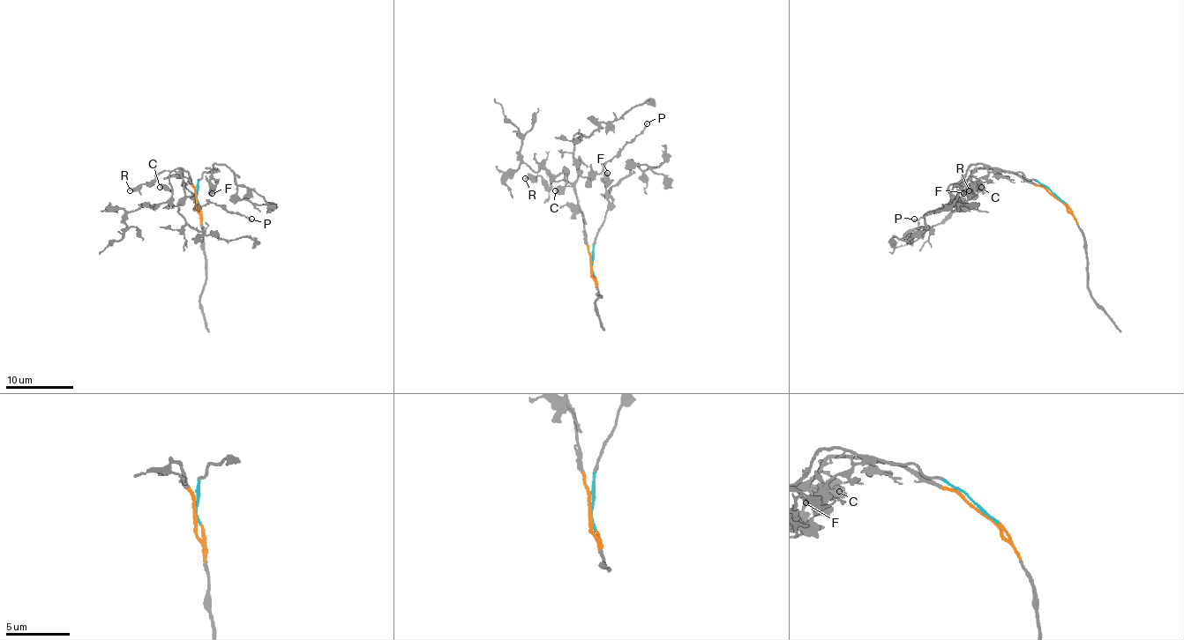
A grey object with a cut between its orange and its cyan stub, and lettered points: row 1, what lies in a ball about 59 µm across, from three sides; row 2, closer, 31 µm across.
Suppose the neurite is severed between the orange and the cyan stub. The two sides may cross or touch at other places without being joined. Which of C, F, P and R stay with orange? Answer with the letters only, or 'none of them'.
C, P, R

